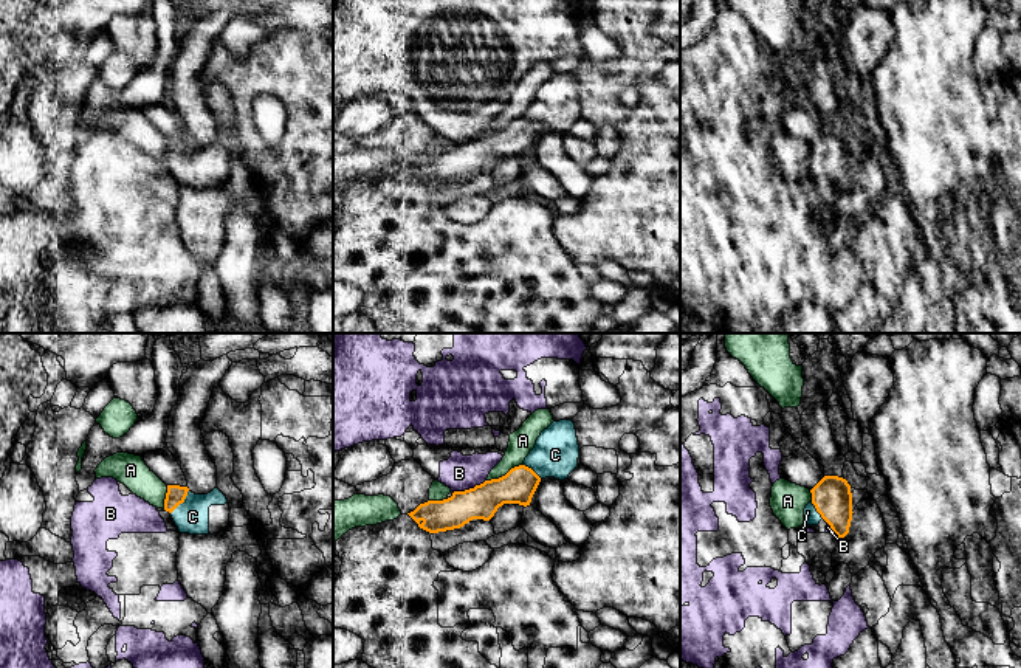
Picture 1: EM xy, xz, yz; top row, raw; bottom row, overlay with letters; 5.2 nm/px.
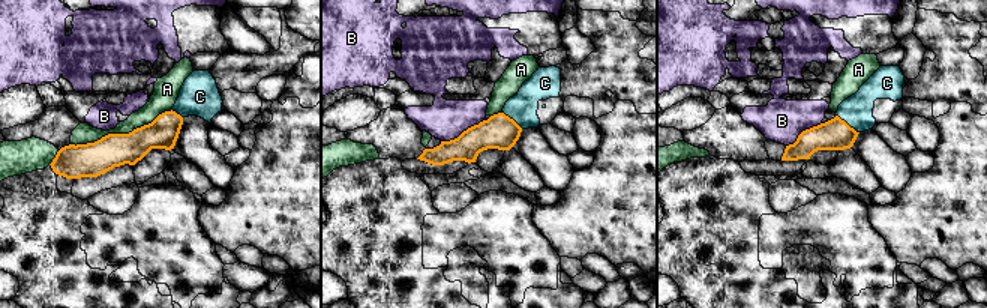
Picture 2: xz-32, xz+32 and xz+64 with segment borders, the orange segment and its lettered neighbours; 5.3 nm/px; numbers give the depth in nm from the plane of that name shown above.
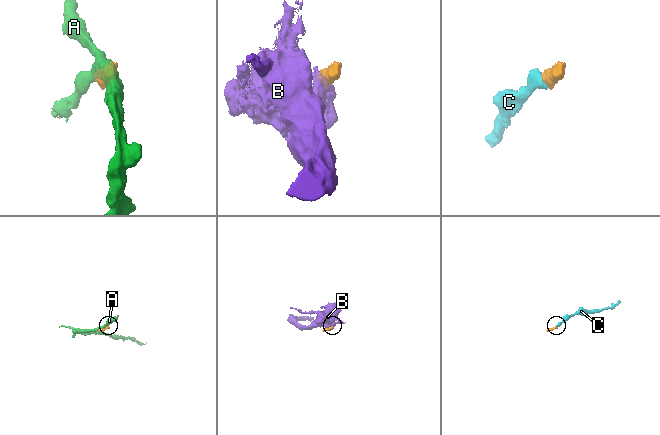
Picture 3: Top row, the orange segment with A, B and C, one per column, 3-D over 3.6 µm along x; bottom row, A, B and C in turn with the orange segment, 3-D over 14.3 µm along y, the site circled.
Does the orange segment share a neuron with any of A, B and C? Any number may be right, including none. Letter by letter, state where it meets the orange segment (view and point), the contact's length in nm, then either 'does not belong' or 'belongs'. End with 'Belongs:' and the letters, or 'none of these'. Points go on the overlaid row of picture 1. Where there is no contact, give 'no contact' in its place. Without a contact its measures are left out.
A: xz (505, 475) | 200 nm | does not belong
B: xz (470, 488) | 180 nm | does not belong
C: xy (182, 502) | 160 nm | belongs
Belongs: C

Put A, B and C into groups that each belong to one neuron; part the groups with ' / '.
A / B / C

